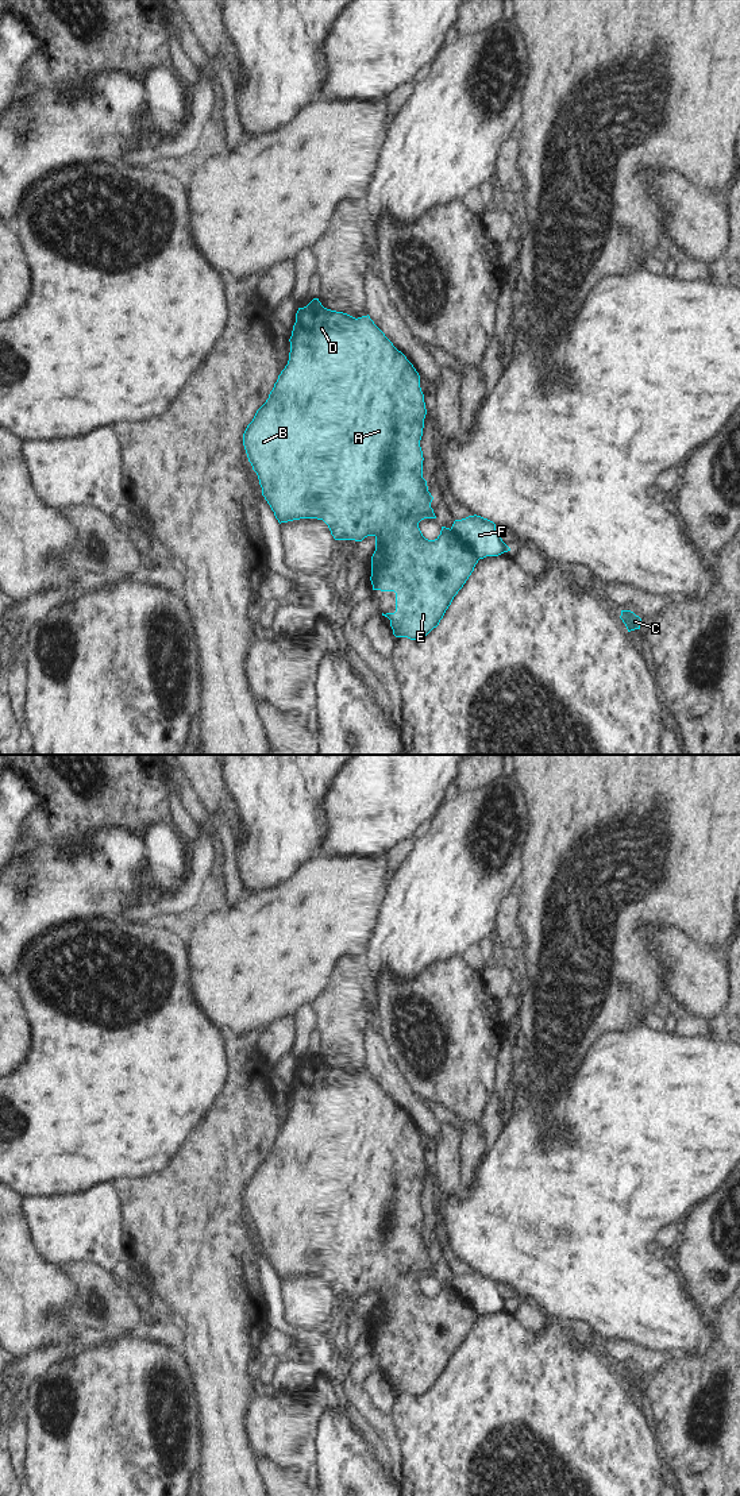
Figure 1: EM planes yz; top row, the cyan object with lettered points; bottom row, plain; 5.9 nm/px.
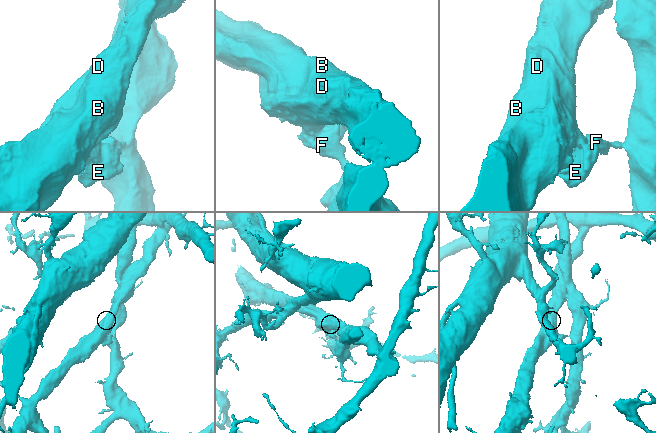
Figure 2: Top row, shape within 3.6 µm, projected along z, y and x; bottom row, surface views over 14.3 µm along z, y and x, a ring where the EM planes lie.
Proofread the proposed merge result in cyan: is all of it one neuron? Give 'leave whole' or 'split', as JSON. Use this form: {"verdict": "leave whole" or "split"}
{"verdict": "split"}

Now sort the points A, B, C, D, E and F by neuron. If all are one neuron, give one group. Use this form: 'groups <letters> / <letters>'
groups A B D E / C F

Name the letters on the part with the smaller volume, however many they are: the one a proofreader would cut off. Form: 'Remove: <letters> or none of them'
Remove: A, B, D, E

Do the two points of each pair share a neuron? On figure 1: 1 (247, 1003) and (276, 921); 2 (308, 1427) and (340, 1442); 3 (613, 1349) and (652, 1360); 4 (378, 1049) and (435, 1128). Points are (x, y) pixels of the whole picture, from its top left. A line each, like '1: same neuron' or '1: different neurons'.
1: same neuron
2: different neurons
3: same neuron
4: same neuron

